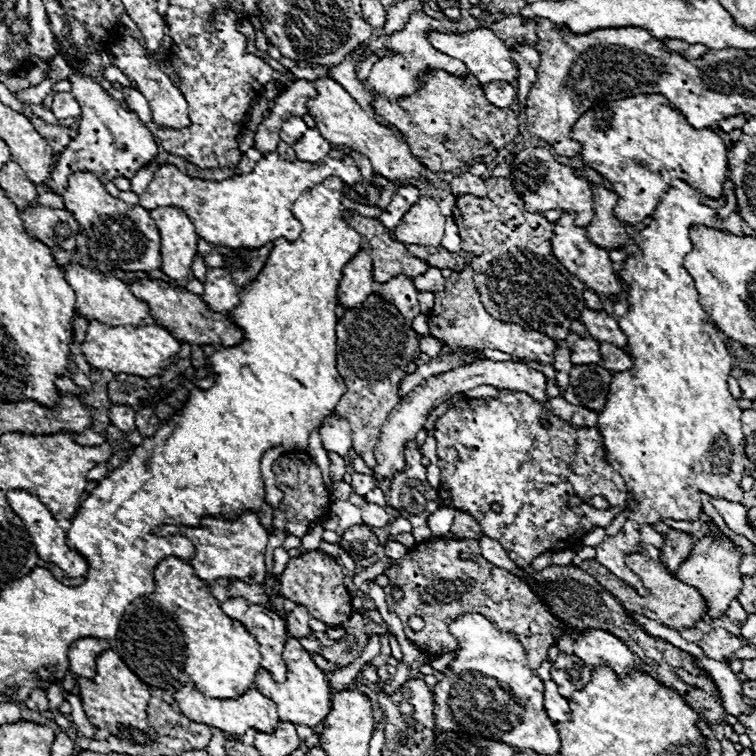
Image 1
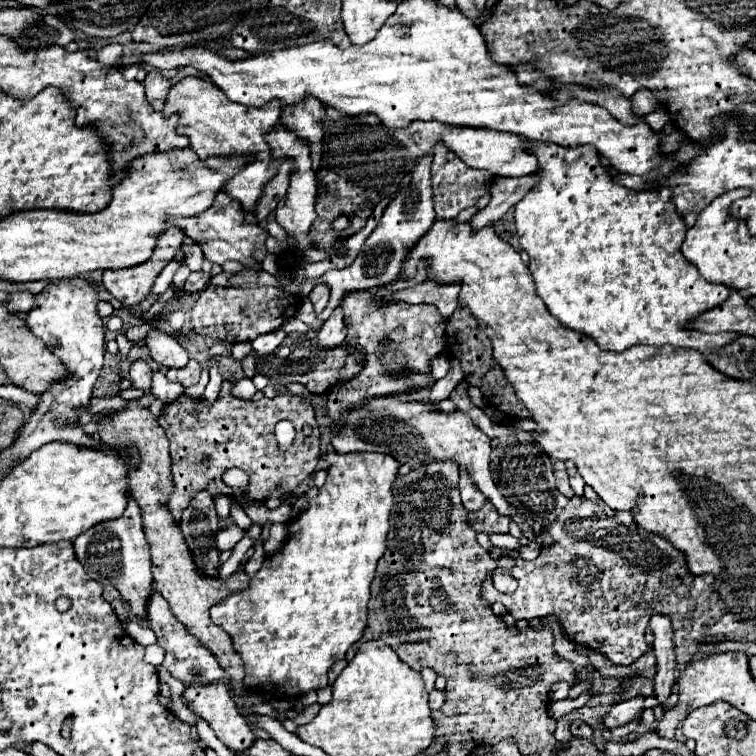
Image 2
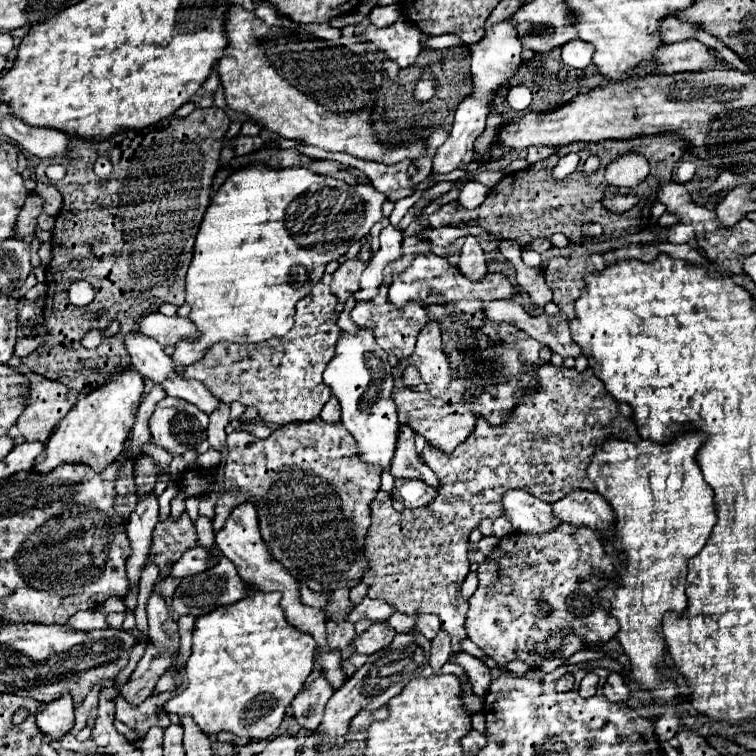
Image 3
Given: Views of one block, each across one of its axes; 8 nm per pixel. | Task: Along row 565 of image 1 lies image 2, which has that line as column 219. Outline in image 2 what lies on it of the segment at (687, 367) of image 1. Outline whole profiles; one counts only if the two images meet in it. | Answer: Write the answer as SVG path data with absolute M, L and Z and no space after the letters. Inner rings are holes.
M328 452L326 460L330 462L330 466L328 466L328 480L320 488L318 496L310 500L310 506L288 524L288 538L282 544L282 548L276 550L274 554L266 556L262 568L254 574L254 578L252 578L252 582L250 582L250 586L246 590L234 592L234 594L226 596L224 602L218 602L218 604L212 606L212 622L222 626L230 634L234 650L240 654L240 658L244 662L244 670L246 670L244 686L248 690L266 692L266 694L268 692L274 694L278 690L278 700L282 700L282 698L296 698L296 696L302 696L302 694L306 694L310 690L324 688L328 684L328 670L330 670L330 666L336 660L344 658L346 650L354 642L358 642L362 638L364 628L366 628L366 604L368 604L368 598L370 598L370 582L374 578L376 562L384 554L384 532L388 534L388 528L390 528L390 508L392 508L392 490L390 488L392 488L392 482L396 478L396 470L398 470L400 464L392 456L388 456L388 454L370 454L370 452L356 452L356 454L354 452L350 452L350 454Z

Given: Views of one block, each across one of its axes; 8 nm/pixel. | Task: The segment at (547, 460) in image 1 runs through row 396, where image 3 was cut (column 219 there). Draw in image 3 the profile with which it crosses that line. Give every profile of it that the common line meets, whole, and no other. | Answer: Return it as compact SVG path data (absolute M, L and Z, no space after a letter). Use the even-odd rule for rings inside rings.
M320 418L310 420L308 424L284 424L264 440L248 432L234 430L228 434L222 496L216 502L212 530L222 530L236 506L252 502L258 512L262 540L266 542L272 558L280 562L298 582L304 582L312 592L354 588L370 568L364 556L364 538L372 524L370 502L380 490L380 474L380 466L364 464L358 458L356 440L342 424L328 424Z

